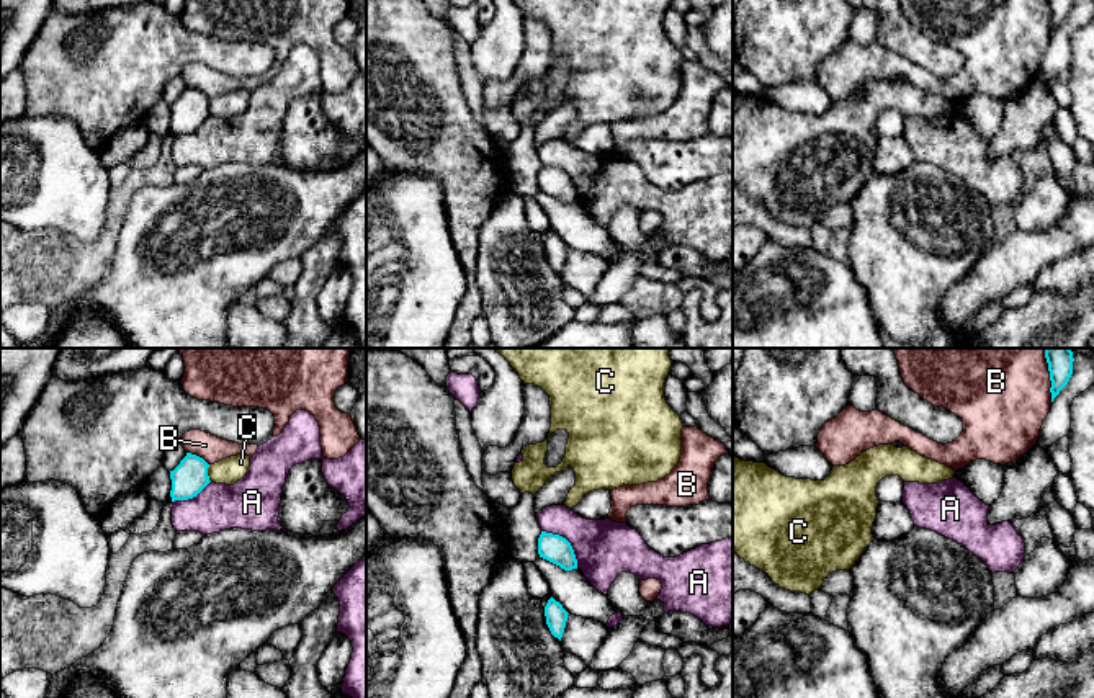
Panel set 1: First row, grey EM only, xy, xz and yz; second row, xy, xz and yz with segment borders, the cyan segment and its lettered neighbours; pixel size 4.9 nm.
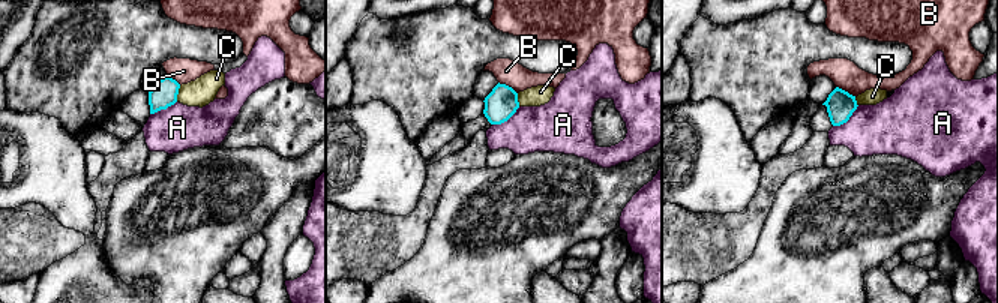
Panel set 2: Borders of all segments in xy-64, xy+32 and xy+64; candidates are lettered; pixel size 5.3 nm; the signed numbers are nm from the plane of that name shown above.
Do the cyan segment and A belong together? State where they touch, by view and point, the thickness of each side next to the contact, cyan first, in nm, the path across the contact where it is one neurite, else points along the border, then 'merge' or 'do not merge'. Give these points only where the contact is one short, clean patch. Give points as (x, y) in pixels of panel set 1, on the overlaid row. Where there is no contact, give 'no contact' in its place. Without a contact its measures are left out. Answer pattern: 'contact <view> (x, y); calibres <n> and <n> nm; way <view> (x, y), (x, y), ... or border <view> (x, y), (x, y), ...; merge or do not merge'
contact xz (568, 541); calibres 140 and 280 nm; border xz (542, 530), (558, 533), (569, 543), (578, 568); do not merge

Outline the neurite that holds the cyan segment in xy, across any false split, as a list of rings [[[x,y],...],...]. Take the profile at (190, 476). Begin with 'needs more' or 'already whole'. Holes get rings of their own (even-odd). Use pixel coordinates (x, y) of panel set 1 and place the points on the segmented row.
already whole; [[[186,453],[180,464],[170,471],[172,502],[196,497],[211,482],[208,468],[209,464],[203,458]]]

